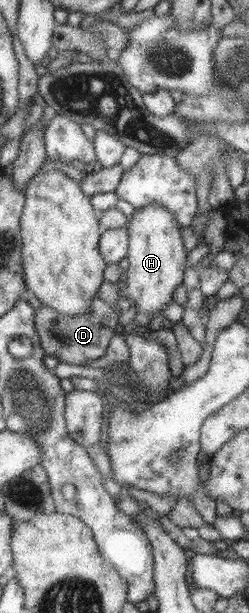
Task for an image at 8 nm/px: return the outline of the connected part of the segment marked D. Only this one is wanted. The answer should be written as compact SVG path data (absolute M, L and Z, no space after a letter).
M99 297L93 301L91 312L83 315L62 315L53 307L43 304L36 311L37 328L47 355L74 365L84 365L86 361L104 357L112 337L116 335L117 327L124 325L126 318L114 306Z

